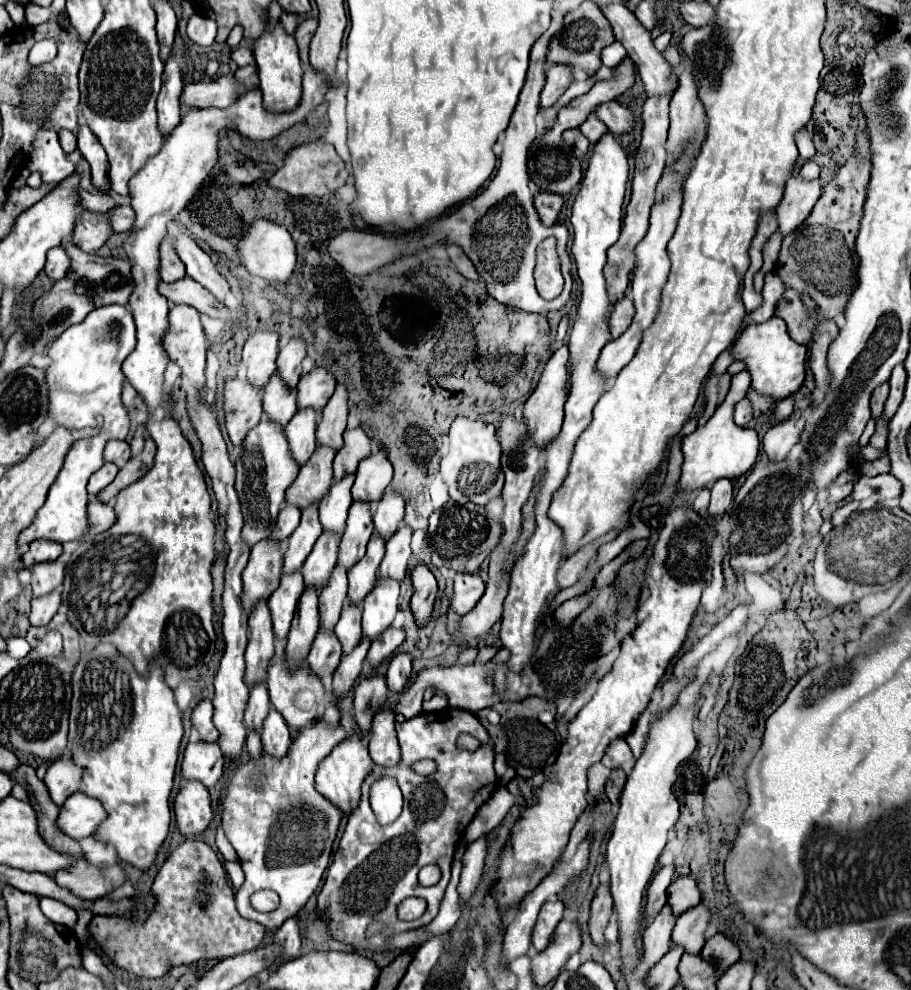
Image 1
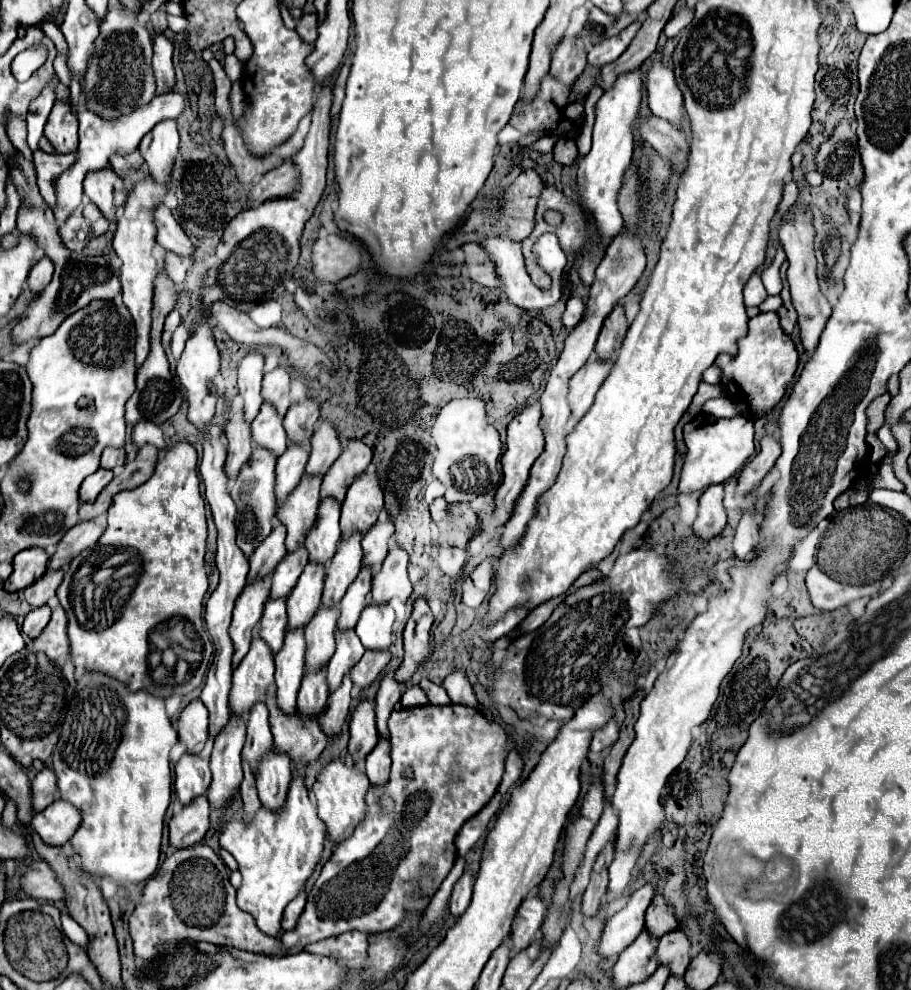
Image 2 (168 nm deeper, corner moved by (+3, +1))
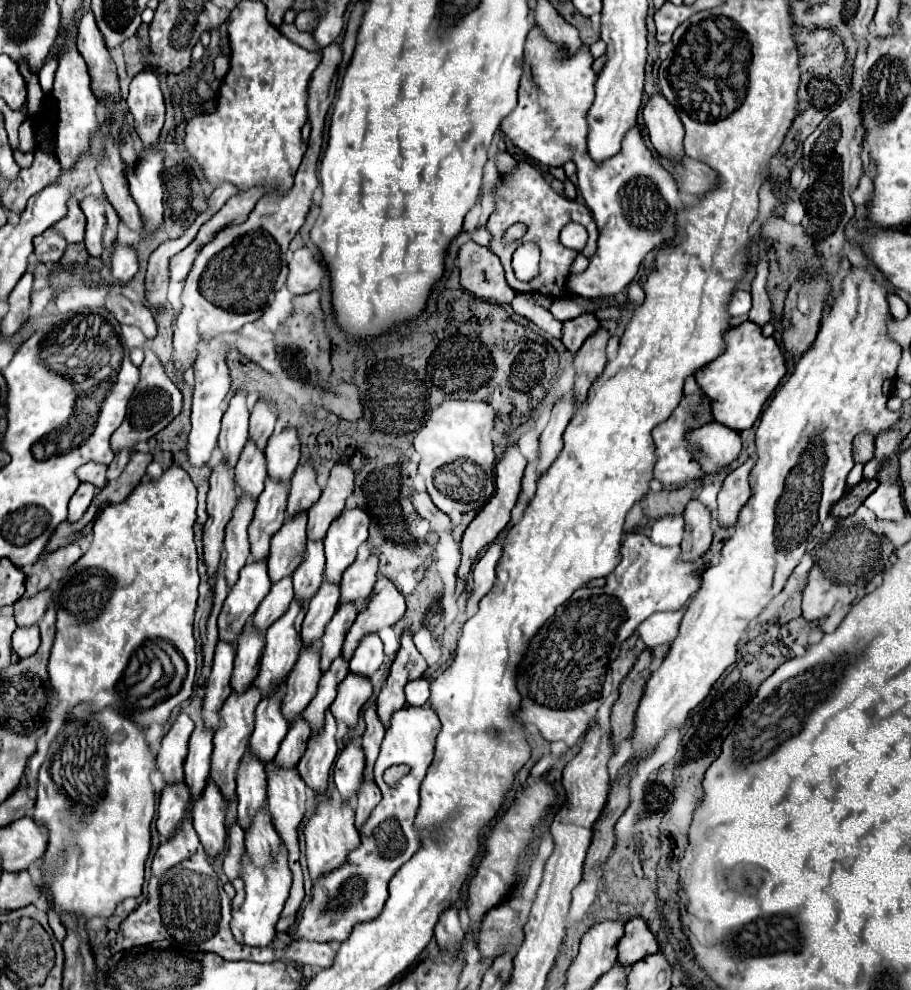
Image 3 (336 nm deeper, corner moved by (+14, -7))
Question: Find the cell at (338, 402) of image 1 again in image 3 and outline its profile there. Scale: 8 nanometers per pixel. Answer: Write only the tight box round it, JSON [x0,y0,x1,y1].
[288,464,320,518]

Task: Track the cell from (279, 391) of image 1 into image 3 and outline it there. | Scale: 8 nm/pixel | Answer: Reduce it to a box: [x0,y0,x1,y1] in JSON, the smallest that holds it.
[236,444,266,500]

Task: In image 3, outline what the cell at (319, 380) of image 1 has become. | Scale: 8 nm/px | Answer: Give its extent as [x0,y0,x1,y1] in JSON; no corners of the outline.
[266,428,300,482]

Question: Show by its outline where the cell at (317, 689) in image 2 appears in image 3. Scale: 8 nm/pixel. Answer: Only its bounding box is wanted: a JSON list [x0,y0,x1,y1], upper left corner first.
[274,718,310,768]

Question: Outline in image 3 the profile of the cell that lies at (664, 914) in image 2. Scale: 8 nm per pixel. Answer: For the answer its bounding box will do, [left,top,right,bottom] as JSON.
[616,918,658,966]

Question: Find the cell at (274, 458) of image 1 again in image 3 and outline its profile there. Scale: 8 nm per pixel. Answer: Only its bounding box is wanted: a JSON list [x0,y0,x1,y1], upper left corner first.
[224,494,256,588]

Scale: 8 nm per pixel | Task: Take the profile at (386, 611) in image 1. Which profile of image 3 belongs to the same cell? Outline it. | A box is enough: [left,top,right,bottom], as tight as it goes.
[350,634,384,678]

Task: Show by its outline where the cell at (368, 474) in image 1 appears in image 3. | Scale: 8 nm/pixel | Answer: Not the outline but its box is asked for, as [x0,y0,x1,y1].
[324,508,370,584]

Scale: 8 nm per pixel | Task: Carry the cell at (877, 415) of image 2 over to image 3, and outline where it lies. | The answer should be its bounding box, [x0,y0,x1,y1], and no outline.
[854,434,874,464]

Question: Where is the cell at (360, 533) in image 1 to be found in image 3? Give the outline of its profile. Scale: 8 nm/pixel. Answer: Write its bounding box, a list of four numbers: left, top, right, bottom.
[302,580,338,646]

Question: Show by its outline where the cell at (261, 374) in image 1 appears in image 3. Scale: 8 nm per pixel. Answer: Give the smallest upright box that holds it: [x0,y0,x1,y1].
[218,390,248,468]

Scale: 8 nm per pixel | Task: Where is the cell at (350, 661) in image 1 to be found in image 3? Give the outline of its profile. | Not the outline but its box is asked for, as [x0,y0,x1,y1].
[296,712,338,794]

